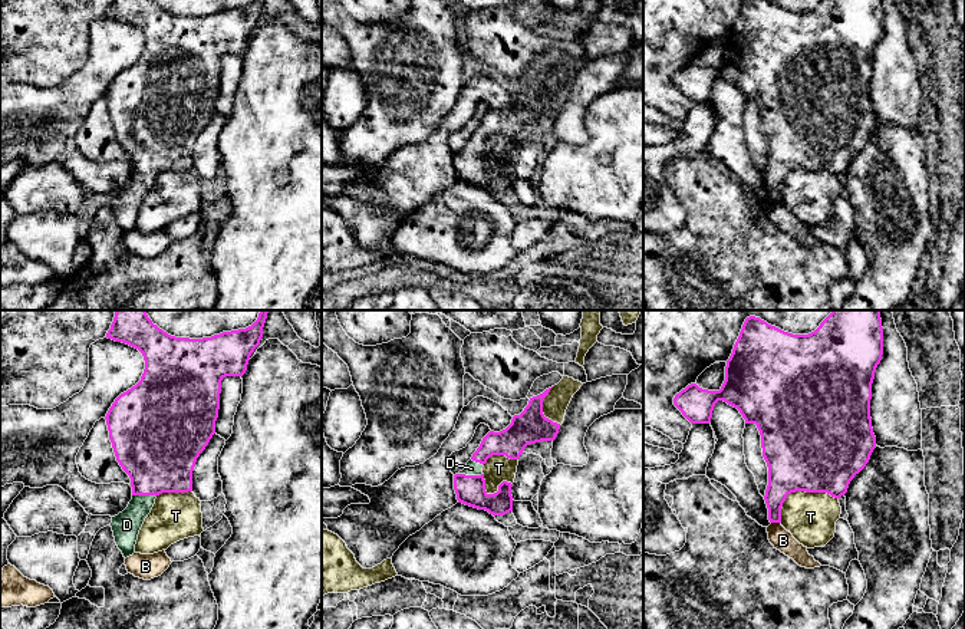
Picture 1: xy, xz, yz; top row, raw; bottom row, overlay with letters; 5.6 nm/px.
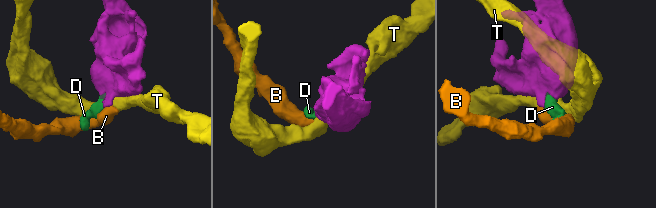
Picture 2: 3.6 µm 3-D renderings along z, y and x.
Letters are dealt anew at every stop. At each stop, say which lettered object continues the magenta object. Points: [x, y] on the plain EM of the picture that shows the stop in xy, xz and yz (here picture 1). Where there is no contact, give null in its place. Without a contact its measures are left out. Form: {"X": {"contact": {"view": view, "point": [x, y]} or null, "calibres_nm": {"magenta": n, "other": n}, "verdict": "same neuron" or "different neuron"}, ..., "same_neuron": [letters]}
{"B": {"contact": {"view": "yz", "point": [776, 200]}, "calibres_nm": {"magenta": 180, "other": 120}, "verdict": "different neuron"}, "D": {"contact": {"view": "xy", "point": [144, 173]}, "calibres_nm": {"magenta": 420, "other": 160}, "verdict": "same neuron"}, "T": {"contact": {"view": "yz", "point": [799, 168]}, "calibres_nm": {"magenta": 500, "other": 280}, "verdict": "different neuron"}, "same_neuron": ["D"]}

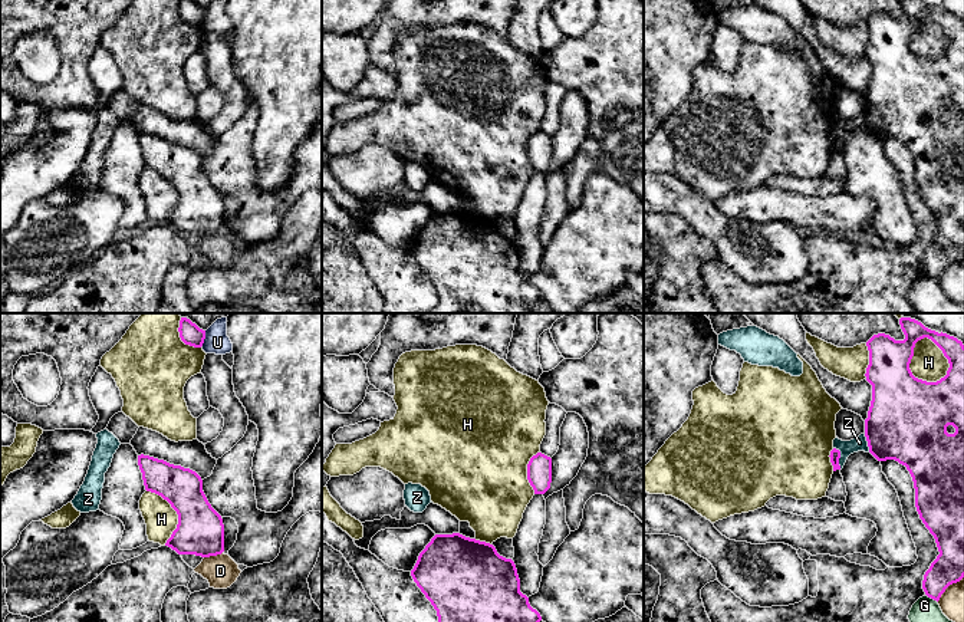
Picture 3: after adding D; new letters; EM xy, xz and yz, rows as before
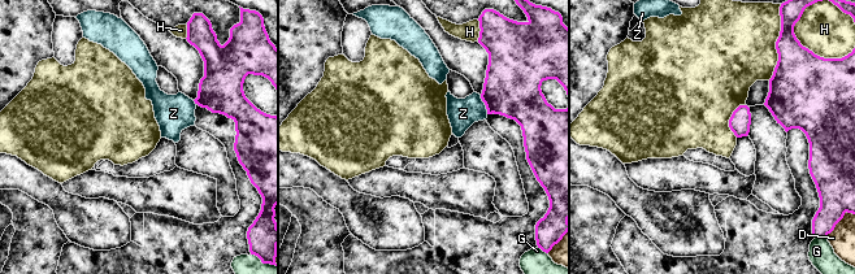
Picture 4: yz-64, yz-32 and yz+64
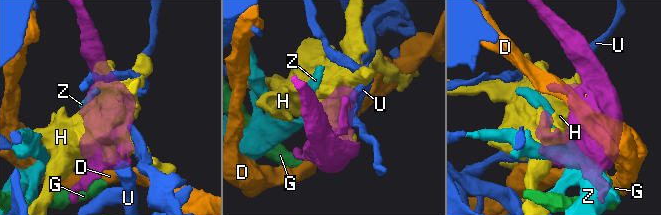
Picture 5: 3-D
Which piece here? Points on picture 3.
{"D": {"contact": {"view": "xy", "point": [213, 233]}, "calibres_nm": {"magenta": 260, "other": 180}, "verdict": "different neuron"}, "G": {"contact": {"view": "yz", "point": [931, 276]}, "calibres_nm": {"magenta": 180, "other": 200}, "verdict": "different neuron"}, "H": {"contact": {"view": "yz", "point": [947, 36]}, "calibres_nm": {"magenta": 240, "other": 190}, "verdict": "different neuron"}, "U": {"contact": {"view": "xy", "point": [204, 16]}, "calibres_nm": {"magenta": 120, "other": 130}, "verdict": "different neuron"}, "Z": {"contact": {"view": "yz", "point": [839, 135]}, "calibres_nm": {"magenta": 60, "other": 80}, "verdict": "different neuron"}, "same_neuron": []}

